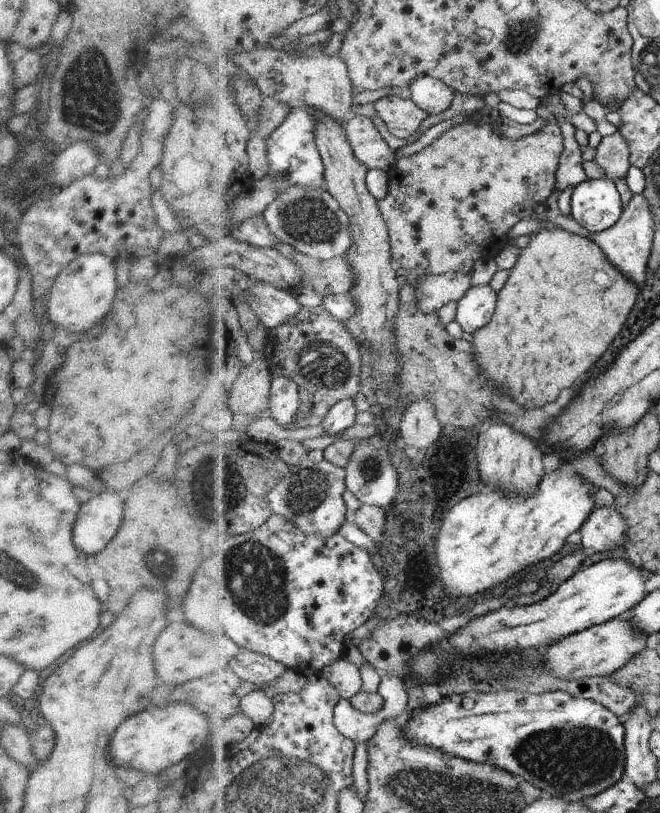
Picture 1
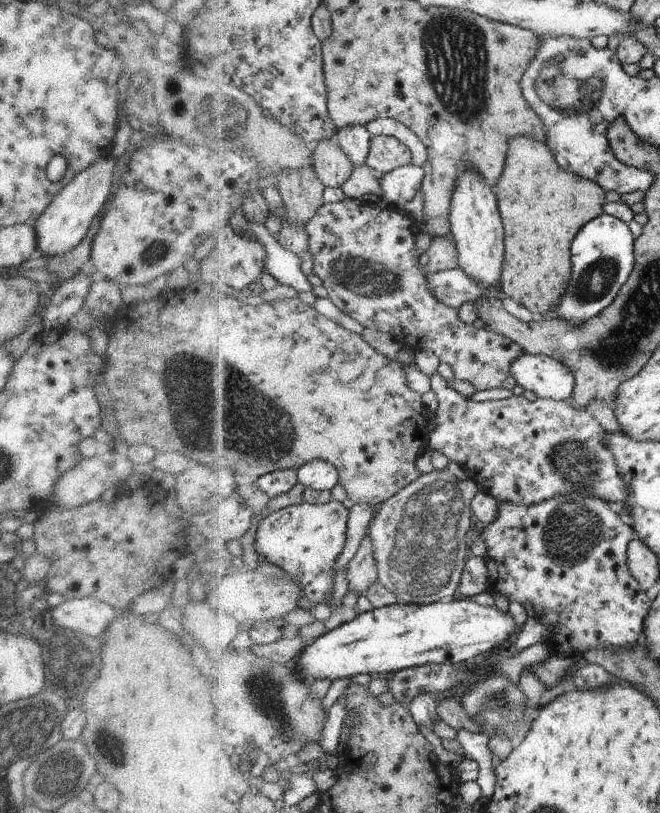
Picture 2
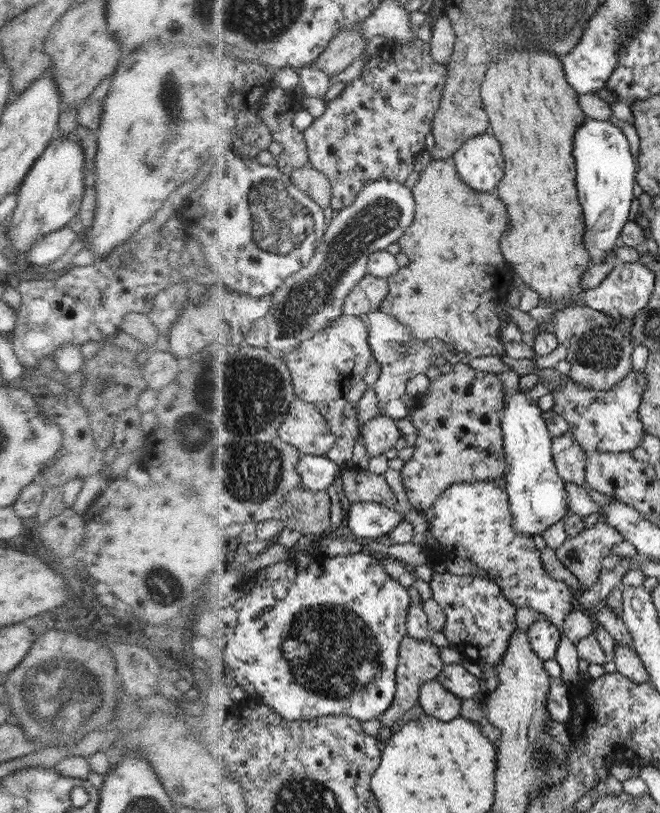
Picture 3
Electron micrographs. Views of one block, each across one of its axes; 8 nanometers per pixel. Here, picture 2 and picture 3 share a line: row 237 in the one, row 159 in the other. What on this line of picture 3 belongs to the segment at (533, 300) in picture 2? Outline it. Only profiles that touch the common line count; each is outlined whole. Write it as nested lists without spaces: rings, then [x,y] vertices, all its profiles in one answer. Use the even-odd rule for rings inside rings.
[[[502,50],[490,64],[481,84],[481,98],[490,122],[490,133],[506,150],[505,176],[495,193],[505,202],[510,217],[510,227],[501,241],[501,251],[506,263],[532,291],[542,299],[559,303],[581,291],[580,279],[592,265],[586,247],[586,220],[577,190],[577,161],[573,154],[577,129],[588,117],[581,109],[580,94],[565,75],[561,56],[544,51]]]

